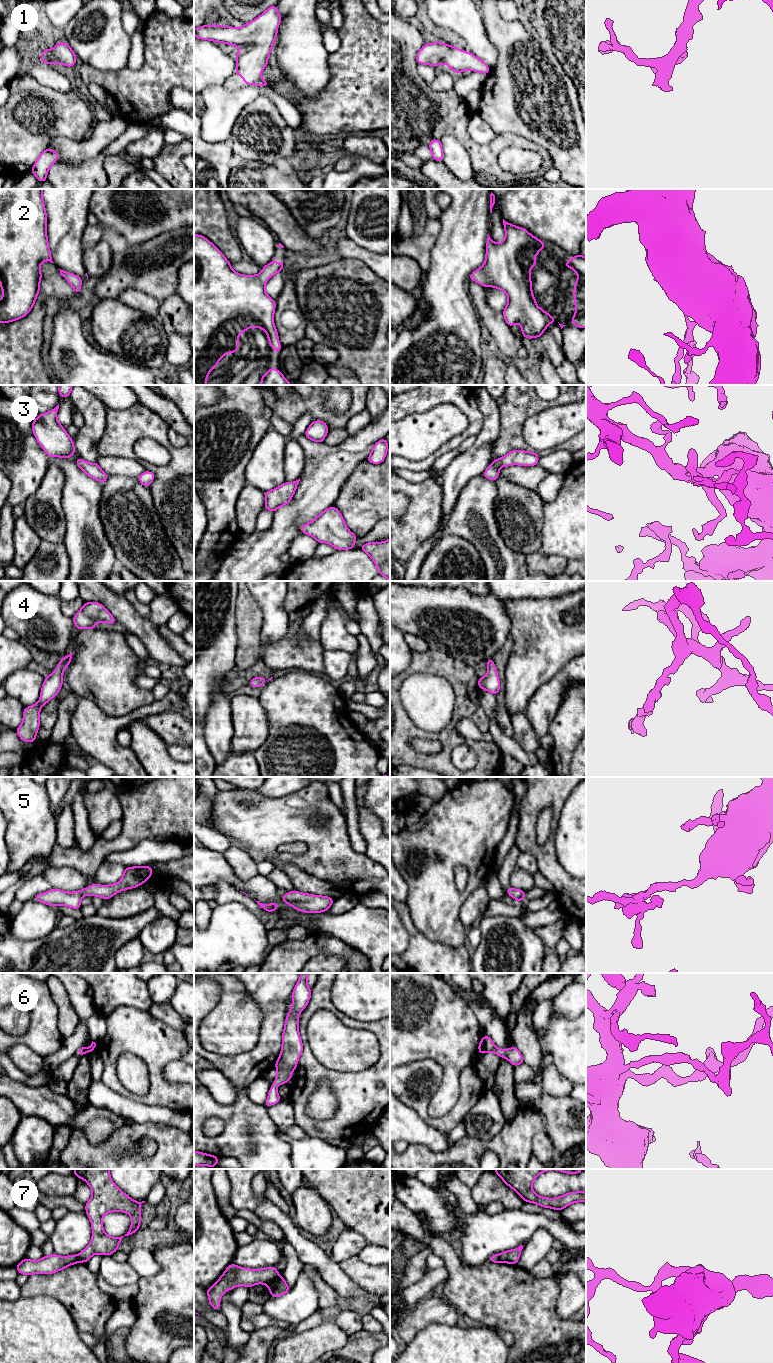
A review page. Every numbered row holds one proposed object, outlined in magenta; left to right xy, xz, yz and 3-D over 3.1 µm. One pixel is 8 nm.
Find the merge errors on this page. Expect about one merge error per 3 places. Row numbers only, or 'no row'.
7

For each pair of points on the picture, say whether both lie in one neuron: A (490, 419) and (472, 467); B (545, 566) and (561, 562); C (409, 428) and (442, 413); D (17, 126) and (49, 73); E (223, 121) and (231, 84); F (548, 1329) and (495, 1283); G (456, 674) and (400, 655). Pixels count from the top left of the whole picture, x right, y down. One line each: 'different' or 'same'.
A: same
B: same
C: same
D: different
E: different
F: same
G: different

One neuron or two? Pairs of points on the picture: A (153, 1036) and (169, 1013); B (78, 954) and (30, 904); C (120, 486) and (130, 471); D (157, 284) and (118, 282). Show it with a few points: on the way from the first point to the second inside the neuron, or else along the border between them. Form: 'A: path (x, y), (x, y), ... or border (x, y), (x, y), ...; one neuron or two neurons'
A: border (147, 1011), (168, 1025), (182, 1031); two neurons
B: border (56, 926), (44, 936), (33, 939); two neurons
C: border (109, 475), (123, 475), (137, 479); two neurons
D: path (147, 281), (128, 281); one neuron

